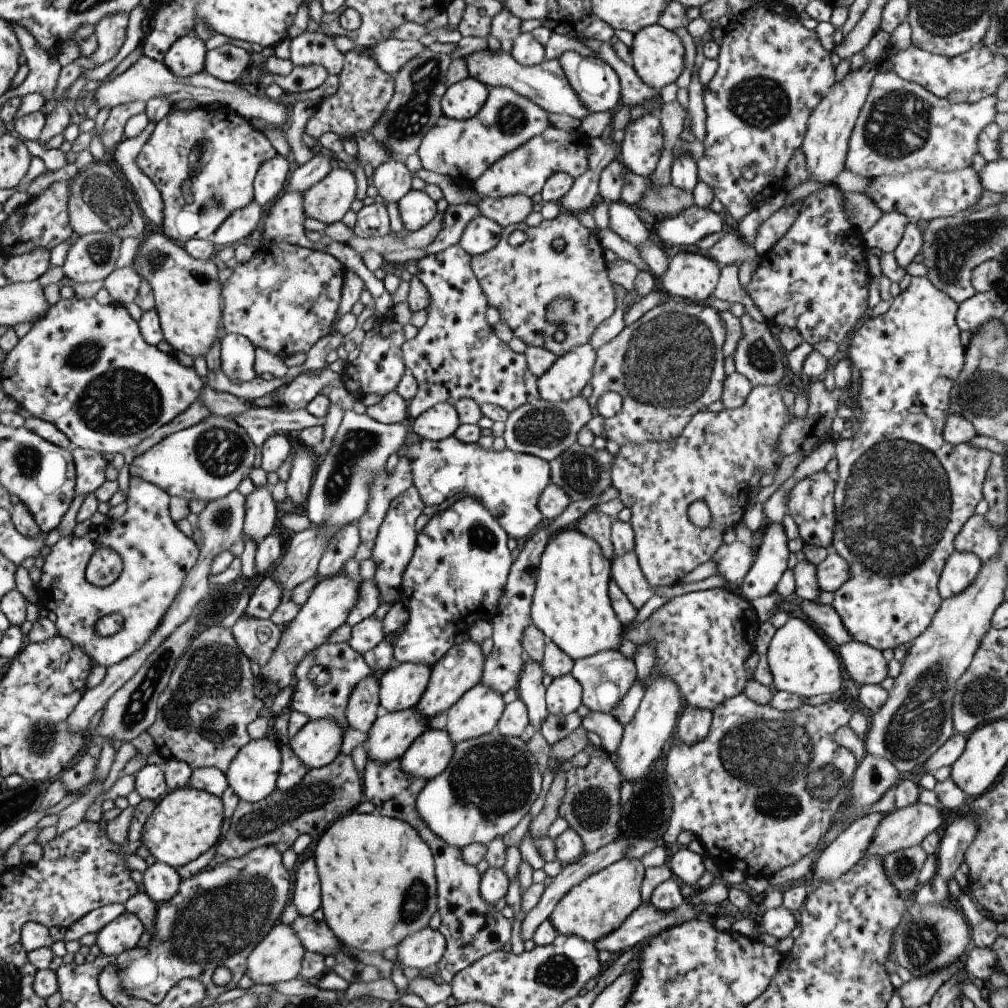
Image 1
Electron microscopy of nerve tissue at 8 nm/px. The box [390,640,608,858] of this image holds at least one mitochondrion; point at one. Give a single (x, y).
(493, 777)

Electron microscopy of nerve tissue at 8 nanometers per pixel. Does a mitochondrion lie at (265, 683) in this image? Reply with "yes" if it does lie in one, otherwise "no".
yes

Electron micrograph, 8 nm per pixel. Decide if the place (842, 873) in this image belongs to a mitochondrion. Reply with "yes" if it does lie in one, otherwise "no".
no

